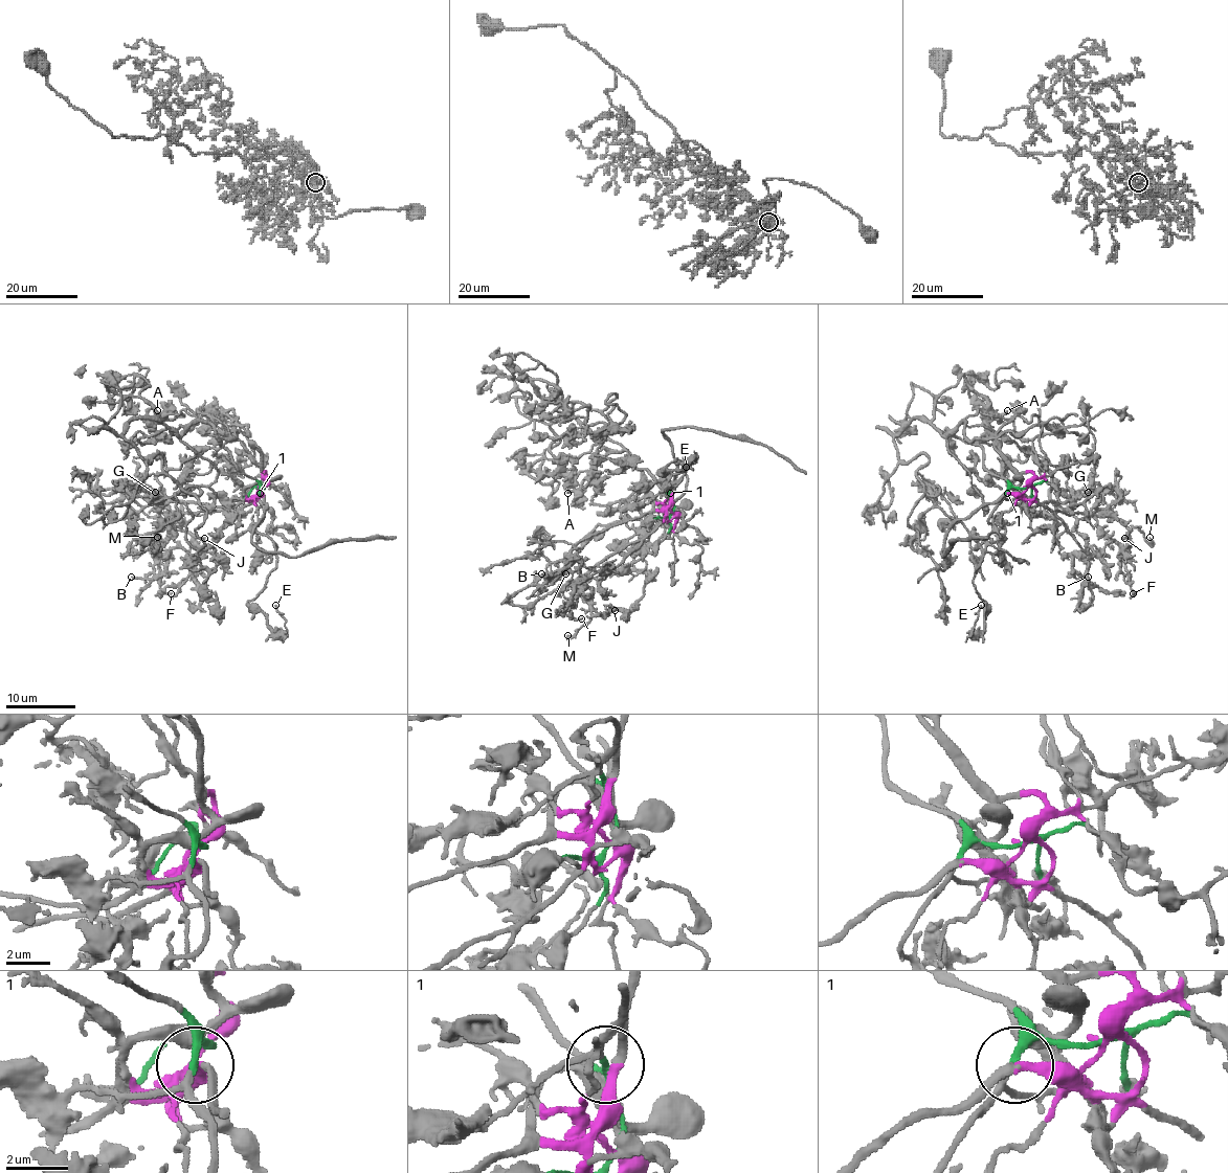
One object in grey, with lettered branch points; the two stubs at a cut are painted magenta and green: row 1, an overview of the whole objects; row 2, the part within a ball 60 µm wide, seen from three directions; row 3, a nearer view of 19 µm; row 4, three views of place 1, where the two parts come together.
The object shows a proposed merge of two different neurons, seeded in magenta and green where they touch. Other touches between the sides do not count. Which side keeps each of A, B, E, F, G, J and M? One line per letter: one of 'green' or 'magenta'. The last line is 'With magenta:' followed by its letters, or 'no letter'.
A: green
B: magenta
E: green
F: magenta
G: magenta
J: magenta
M: magenta
With magenta: B, F, G, J, M

